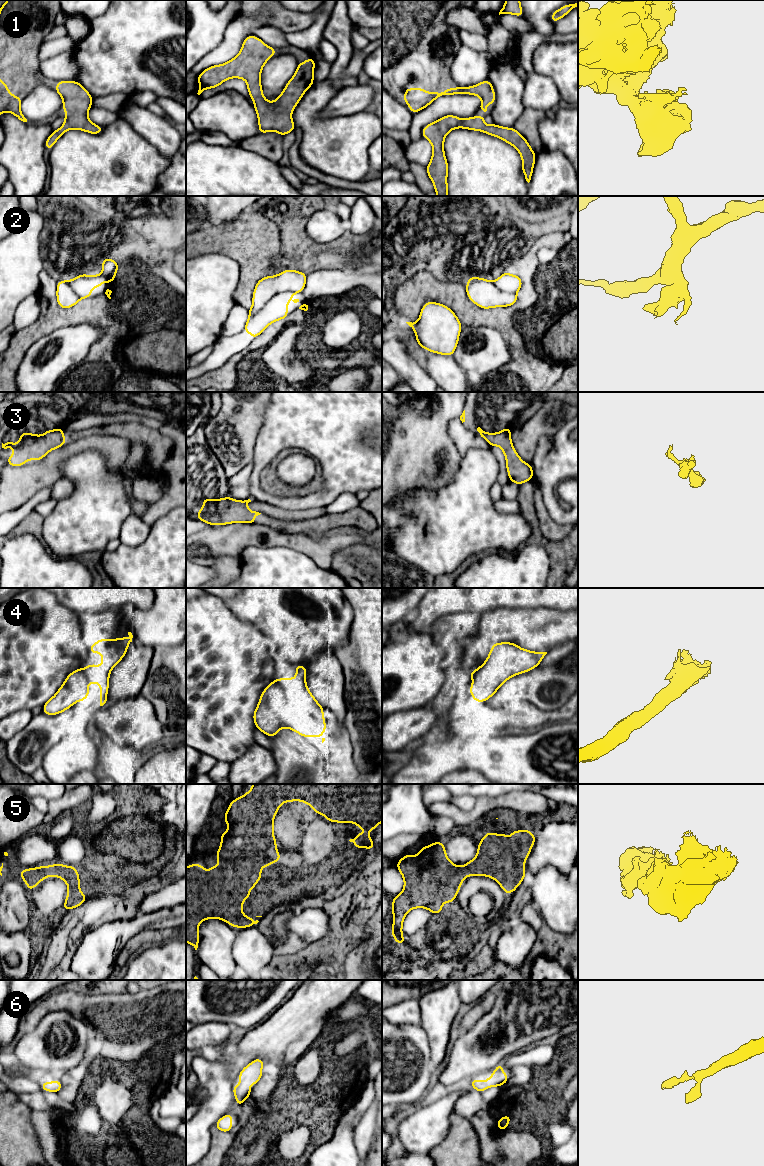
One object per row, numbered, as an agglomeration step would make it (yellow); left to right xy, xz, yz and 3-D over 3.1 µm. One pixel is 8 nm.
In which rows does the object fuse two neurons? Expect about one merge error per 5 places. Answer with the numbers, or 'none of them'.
none of them

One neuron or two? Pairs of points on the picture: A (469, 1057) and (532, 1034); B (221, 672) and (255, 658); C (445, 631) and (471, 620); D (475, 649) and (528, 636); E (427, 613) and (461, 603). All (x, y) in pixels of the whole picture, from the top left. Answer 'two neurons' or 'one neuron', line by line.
A: one neuron
B: one neuron
C: one neuron
D: one neuron
E: one neuron

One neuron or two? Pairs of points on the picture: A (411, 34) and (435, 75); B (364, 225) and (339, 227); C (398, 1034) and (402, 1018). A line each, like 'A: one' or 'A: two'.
A: one
B: two
C: two

